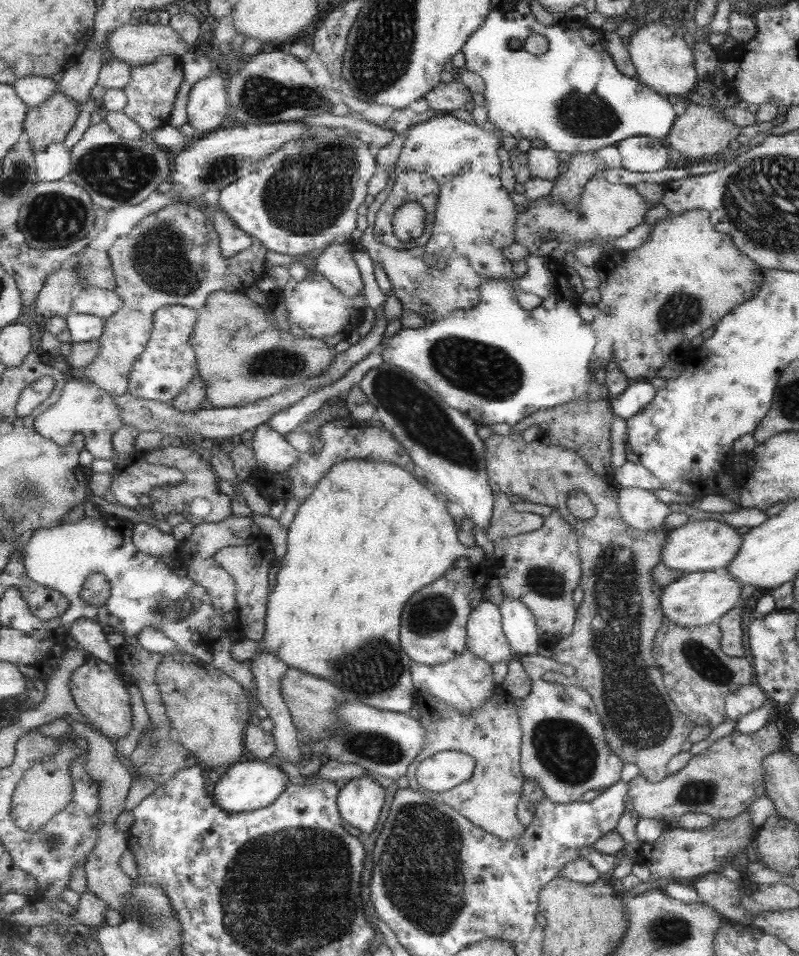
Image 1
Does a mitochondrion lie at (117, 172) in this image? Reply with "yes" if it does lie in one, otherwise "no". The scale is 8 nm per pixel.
yes

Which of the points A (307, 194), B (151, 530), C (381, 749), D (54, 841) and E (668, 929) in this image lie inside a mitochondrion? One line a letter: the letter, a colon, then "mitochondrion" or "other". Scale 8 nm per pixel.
A: mitochondrion
B: other
C: mitochondrion
D: mitochondrion
E: mitochondrion

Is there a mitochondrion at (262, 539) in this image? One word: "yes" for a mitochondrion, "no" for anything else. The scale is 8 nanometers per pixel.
no

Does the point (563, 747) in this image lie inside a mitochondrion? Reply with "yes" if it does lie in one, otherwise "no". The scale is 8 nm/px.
yes

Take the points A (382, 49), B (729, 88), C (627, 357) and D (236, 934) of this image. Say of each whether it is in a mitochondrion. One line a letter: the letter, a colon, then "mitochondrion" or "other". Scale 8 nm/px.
A: mitochondrion
B: other
C: other
D: mitochondrion

